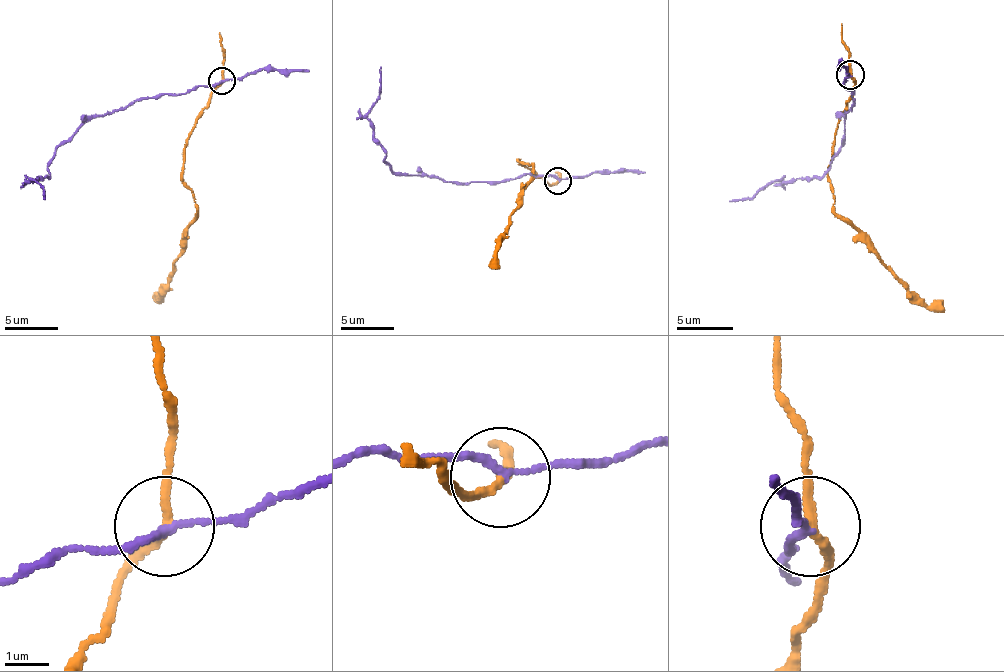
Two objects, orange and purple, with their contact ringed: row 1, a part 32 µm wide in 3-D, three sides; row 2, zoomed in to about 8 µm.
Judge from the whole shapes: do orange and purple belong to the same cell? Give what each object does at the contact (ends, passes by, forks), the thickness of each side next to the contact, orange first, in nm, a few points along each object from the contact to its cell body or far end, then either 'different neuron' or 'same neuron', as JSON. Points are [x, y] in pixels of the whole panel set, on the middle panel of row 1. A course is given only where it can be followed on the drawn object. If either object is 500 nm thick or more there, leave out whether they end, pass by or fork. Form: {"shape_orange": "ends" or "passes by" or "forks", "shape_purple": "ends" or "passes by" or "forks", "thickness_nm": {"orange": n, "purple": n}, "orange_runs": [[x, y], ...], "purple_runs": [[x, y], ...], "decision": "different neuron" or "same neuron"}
{"shape_orange": "passes by", "shape_purple": "passes by", "thickness_nm": {"orange": 200, "purple": 150}, "orange_runs": [[559, 181], [551, 184], [519, 160], [532, 165], [532, 181], [503, 237], [495, 269]], "purple_runs": [[559, 181], [551, 176], [468, 184], [399, 176], [383, 160], [375, 125], [367, 117], [380, 93], [380, 66]], "decision": "different neuron"}

